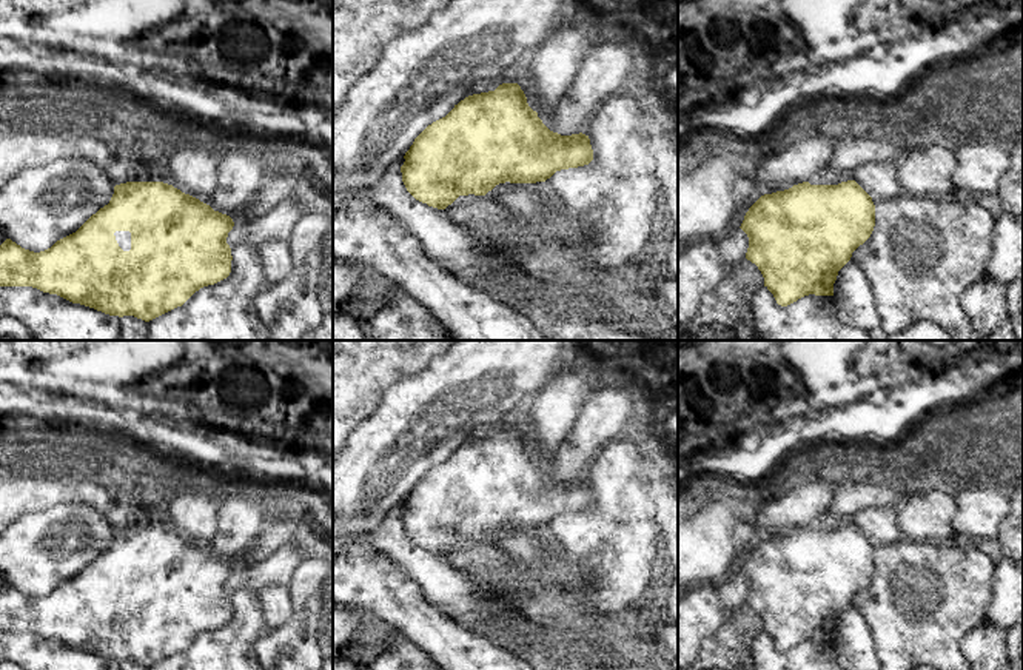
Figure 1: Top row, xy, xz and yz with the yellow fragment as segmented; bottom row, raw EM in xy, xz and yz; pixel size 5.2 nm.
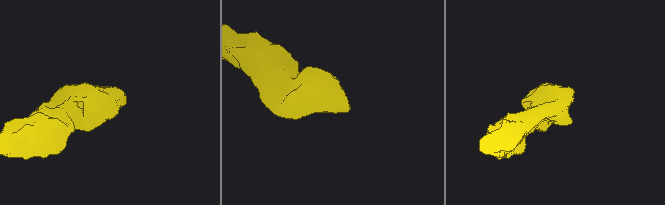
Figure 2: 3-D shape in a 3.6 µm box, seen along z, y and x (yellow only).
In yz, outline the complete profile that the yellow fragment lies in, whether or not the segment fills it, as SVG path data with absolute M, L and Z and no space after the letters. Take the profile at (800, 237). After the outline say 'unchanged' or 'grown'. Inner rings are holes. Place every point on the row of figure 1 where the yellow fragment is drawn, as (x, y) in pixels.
M847 180L838 185L803 182L764 194L749 208L740 228L749 237L746 259L758 266L776 303L787 307L809 294L833 296L838 271L870 237L874 226L872 197L855 180Z | unchanged

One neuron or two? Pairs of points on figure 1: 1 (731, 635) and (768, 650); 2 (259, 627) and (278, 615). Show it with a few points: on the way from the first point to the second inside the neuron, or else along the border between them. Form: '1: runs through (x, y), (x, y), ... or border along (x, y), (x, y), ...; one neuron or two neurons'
1: border along (763, 629), (754, 643), (752, 653); two neurons
2: border along (256, 595), (264, 619), (271, 629); two neurons

